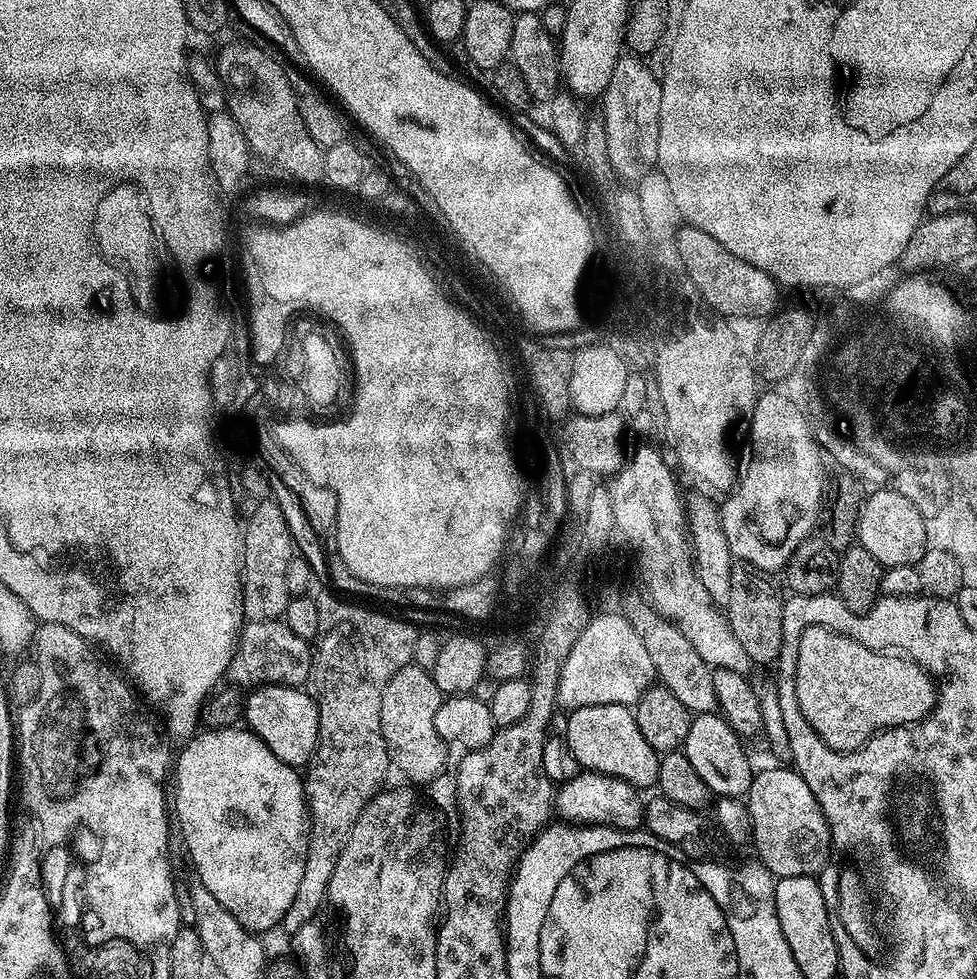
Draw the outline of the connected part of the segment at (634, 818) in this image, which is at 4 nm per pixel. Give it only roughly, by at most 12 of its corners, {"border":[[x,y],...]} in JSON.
{"border":[[581,770],[559,785],[565,821],[631,832],[644,824],[641,789]]}

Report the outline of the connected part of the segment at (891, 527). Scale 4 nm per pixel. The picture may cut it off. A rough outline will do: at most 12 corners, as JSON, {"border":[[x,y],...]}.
{"border":[[880,486],[856,540],[884,568],[917,564],[929,525],[914,502]]}

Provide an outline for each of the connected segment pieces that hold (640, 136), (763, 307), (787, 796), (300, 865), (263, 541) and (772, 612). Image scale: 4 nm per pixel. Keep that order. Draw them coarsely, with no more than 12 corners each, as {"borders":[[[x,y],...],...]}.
{"borders":[[[621,55],[600,97],[610,164],[639,183],[658,154],[662,88]],[[706,230],[676,231],[695,295],[721,316],[773,315],[775,278]],[[799,772],[755,773],[746,803],[759,863],[816,876],[834,851]],[[244,726],[178,752],[174,820],[249,932],[306,870],[304,781]],[[261,499],[242,528],[240,605],[281,619],[294,555],[287,514]],[[733,563],[726,607],[753,665],[784,642],[784,600],[753,564]]]}

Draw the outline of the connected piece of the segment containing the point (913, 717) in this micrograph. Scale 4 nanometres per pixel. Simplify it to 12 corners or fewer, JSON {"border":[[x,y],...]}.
{"border":[[825,624],[800,636],[806,722],[836,752],[927,720],[937,681]]}

